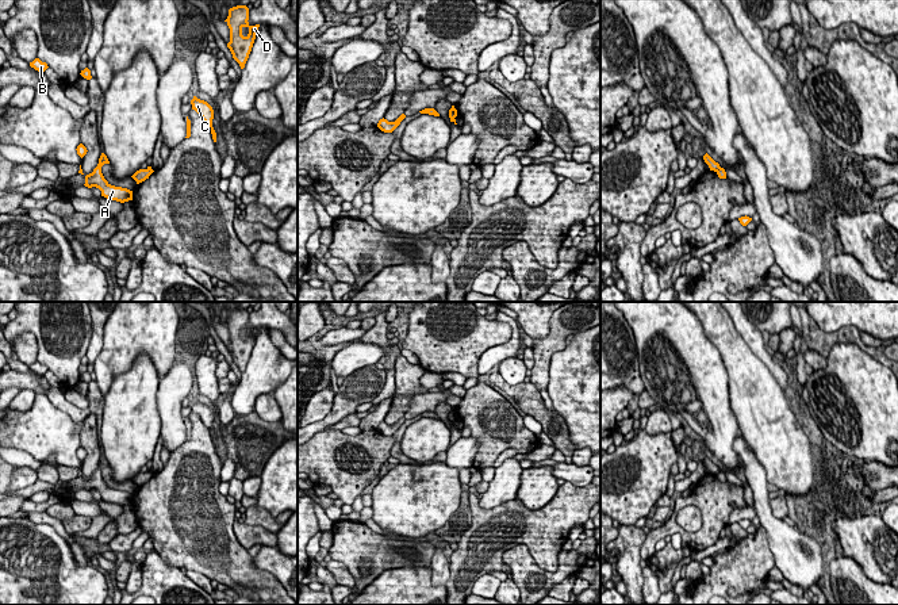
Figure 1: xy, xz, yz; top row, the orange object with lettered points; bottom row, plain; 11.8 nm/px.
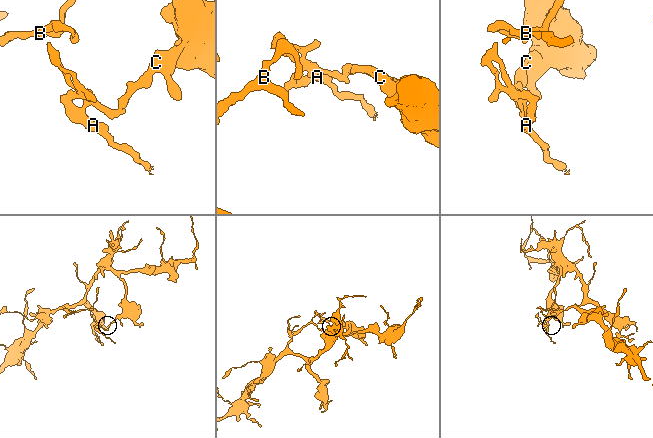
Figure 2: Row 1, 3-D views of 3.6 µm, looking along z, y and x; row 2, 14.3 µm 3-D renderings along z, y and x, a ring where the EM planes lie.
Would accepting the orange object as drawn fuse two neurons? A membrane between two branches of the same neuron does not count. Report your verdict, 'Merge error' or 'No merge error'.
Merge error

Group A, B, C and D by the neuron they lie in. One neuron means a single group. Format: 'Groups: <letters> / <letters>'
Groups: A / B C D

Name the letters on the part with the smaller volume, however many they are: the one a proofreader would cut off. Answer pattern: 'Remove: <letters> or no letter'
Remove: A

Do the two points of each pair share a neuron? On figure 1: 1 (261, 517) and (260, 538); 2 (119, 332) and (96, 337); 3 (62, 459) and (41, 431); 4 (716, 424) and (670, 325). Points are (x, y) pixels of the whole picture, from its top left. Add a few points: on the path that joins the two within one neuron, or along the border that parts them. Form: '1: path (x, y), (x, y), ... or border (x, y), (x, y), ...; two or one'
1: border (244, 521), (252, 525), (261, 525), (276, 533); two
2: border (110, 316), (104, 325), (103, 347), (93, 364); two
3: path (62, 452), (48, 437); one
4: path (714, 399), (713, 387), (705, 368), (686, 349); one

